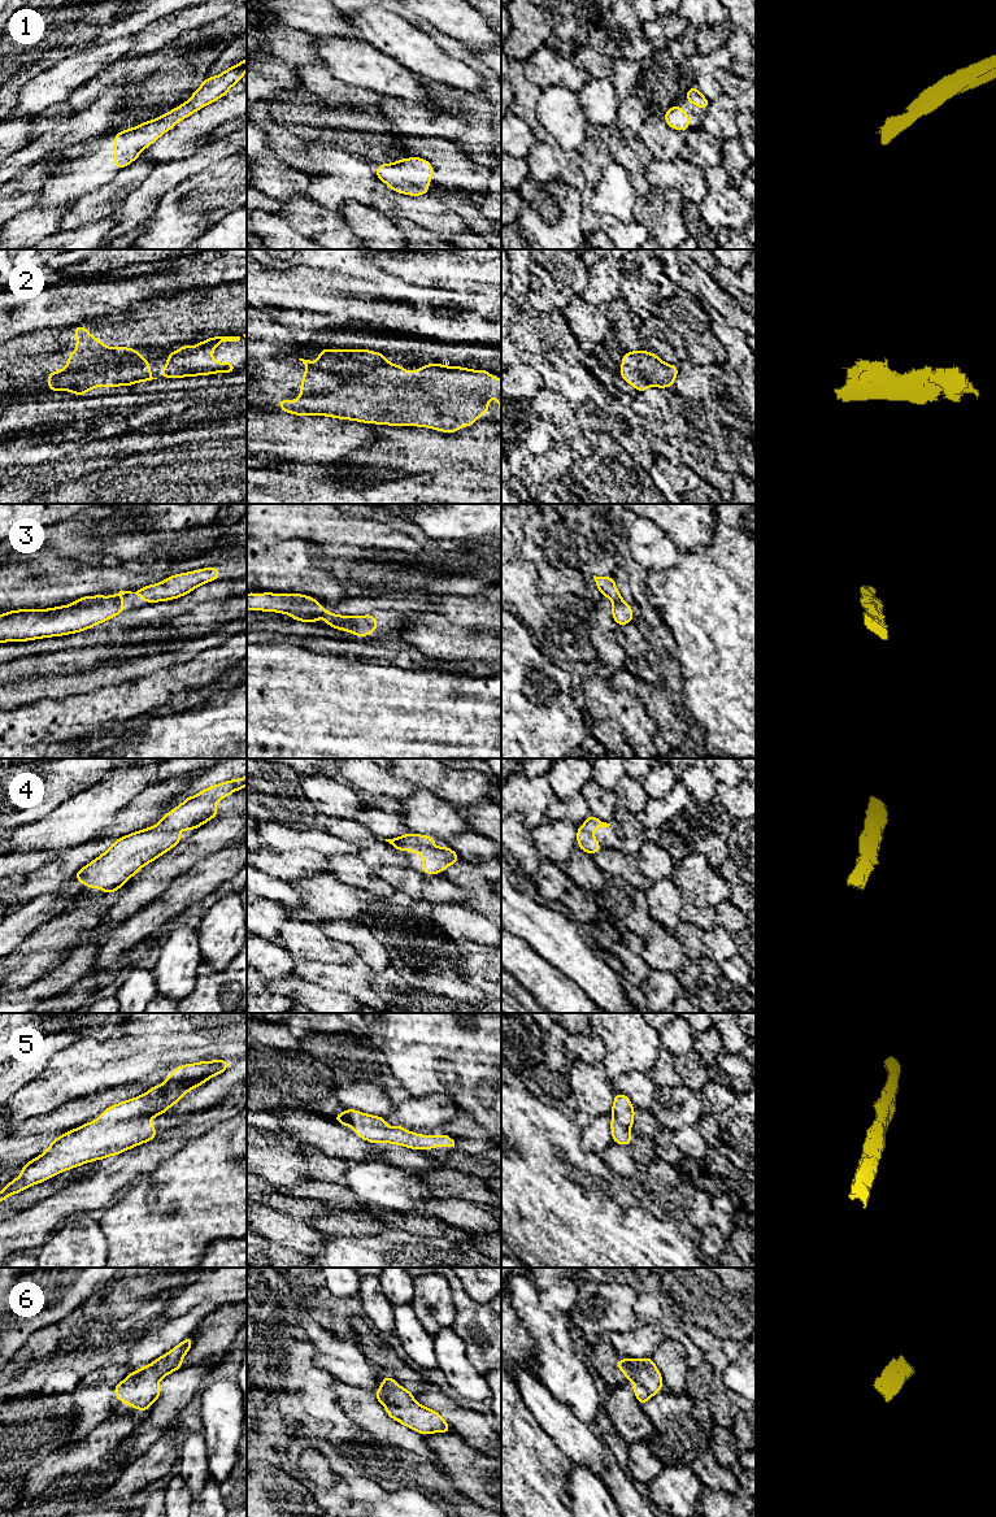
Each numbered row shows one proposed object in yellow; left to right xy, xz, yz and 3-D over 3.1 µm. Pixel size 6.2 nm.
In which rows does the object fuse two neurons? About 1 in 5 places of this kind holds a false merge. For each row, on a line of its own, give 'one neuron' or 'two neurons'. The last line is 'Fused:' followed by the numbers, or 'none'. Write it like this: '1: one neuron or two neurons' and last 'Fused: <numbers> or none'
1: one neuron
2: one neuron
3: one neuron
4: one neuron
5: one neuron
6: one neuron
Fused: none

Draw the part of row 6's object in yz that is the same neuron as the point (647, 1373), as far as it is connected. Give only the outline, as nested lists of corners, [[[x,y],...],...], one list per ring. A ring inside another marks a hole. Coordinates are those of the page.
[[[652,1357],[643,1360],[619,1359],[616,1366],[625,1373],[627,1381],[635,1383],[634,1395],[641,1405],[662,1390],[662,1375]]]

